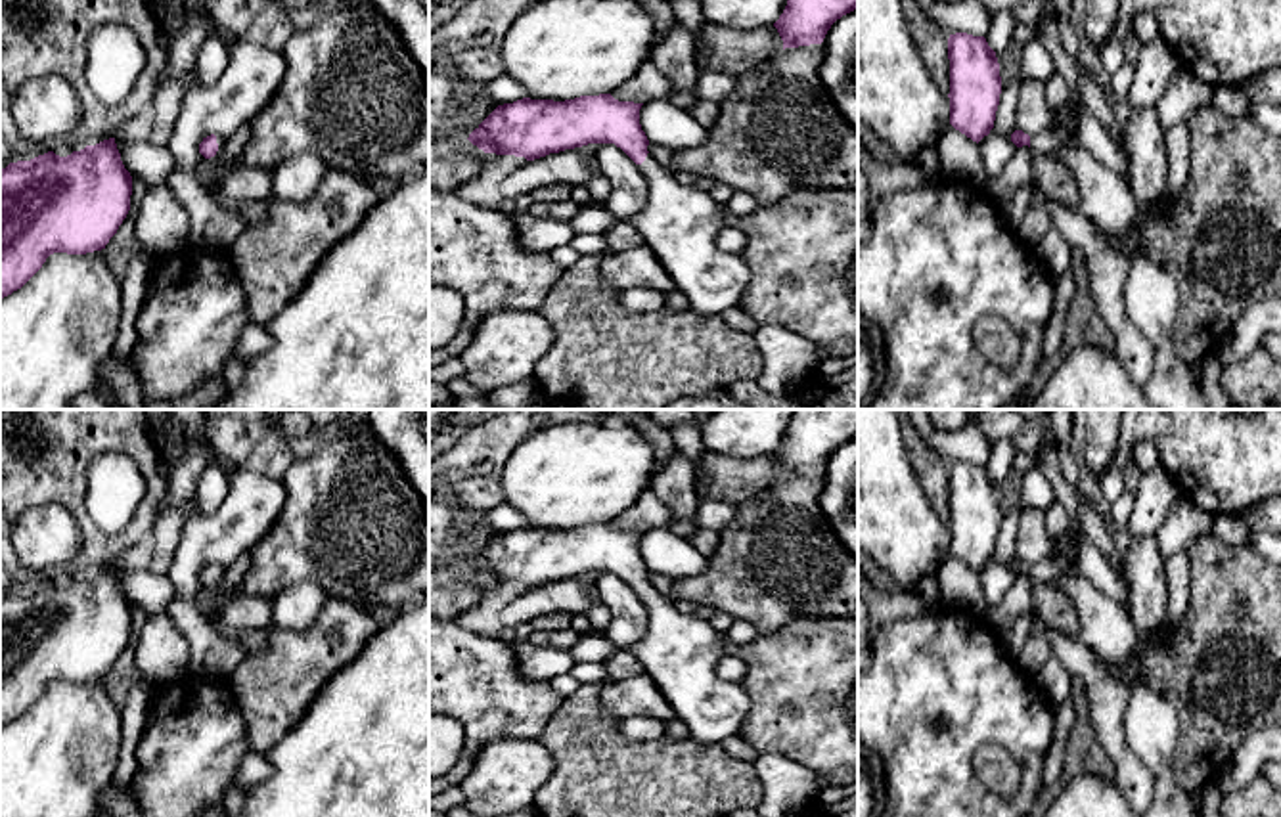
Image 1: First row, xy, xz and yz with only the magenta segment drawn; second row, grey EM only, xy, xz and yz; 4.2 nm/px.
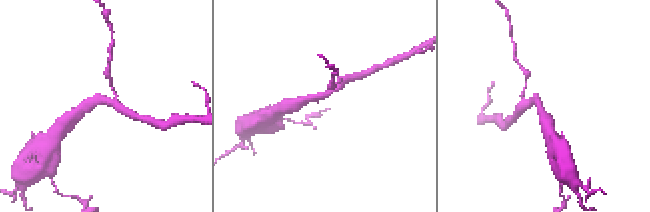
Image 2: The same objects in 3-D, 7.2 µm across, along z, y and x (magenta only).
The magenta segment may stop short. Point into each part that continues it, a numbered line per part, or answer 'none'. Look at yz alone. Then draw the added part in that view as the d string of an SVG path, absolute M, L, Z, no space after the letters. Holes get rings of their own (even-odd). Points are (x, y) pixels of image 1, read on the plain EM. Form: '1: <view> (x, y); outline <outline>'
1: yz (1048, 571); outline M1057 557L1030 564L1030 576L1034 584L1053 584L1061 576L1061 572L1063 566Z

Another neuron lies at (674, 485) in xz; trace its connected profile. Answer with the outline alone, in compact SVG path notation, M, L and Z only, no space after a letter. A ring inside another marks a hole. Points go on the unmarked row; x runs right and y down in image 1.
M676 450L651 478L649 488L674 515L668 530L689 540L697 530L693 515L701 499L695 490L695 465Z

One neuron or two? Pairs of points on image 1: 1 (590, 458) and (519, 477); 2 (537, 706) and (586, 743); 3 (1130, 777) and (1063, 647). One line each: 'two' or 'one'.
1: one
2: two
3: one

